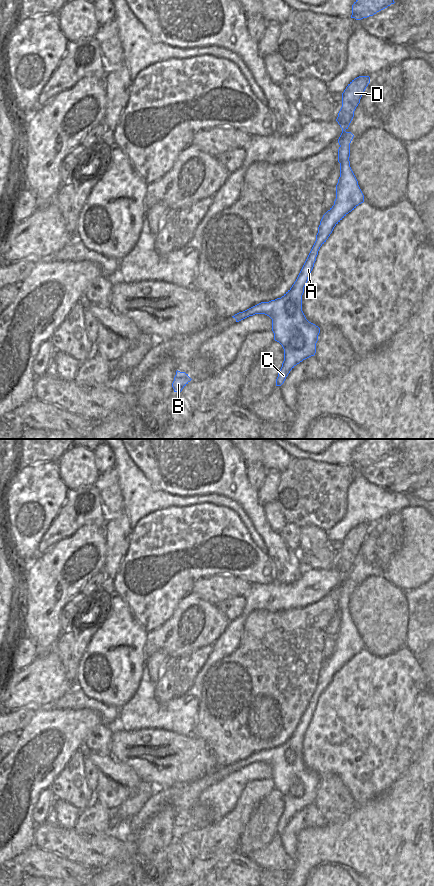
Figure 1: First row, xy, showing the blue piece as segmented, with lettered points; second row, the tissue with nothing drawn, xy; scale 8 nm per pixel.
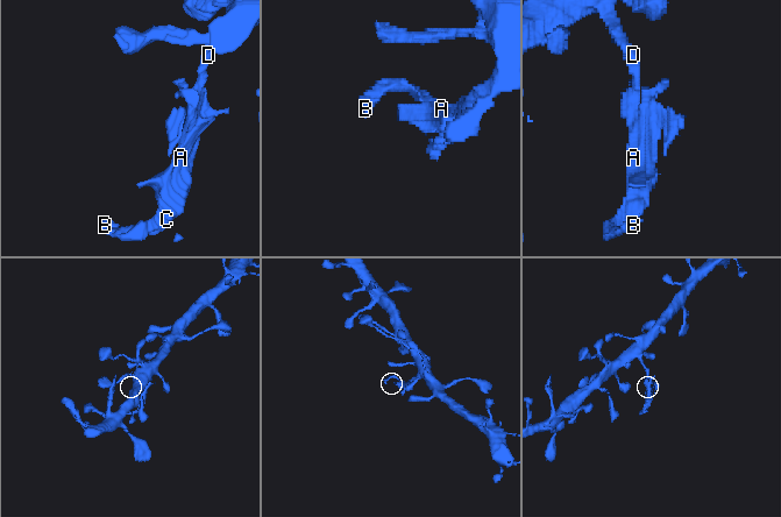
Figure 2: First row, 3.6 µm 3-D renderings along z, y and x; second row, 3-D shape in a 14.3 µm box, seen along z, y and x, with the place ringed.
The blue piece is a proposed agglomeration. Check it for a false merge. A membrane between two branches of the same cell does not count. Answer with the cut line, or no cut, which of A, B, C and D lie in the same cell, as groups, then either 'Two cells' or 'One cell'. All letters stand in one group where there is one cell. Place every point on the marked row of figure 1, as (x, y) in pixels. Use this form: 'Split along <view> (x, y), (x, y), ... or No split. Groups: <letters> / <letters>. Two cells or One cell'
Split along xy (342, 127), (345, 129). Groups: A B C / D. Two cells

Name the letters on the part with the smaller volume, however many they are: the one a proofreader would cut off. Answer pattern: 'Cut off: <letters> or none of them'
Cut off: A, B, C

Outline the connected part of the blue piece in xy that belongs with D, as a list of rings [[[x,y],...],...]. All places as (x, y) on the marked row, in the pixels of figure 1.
[[[359,76],[352,80],[342,93],[342,107],[336,119],[341,128],[348,129],[354,117],[354,111],[369,83],[369,76]]]

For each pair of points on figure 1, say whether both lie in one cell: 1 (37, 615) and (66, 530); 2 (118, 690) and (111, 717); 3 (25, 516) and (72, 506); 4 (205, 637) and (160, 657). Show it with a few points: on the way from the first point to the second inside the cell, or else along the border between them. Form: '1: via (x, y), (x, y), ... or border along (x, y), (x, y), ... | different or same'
1: border along (83, 525), (68, 537), (54, 543), (44, 552) | different
2: border along (92, 697), (107, 705), (114, 705), (119, 708) | different
3: border along (68, 490), (64, 503), (47, 529) | different
4: border along (146, 656), (155, 652), (165, 652), (170, 657) | different

